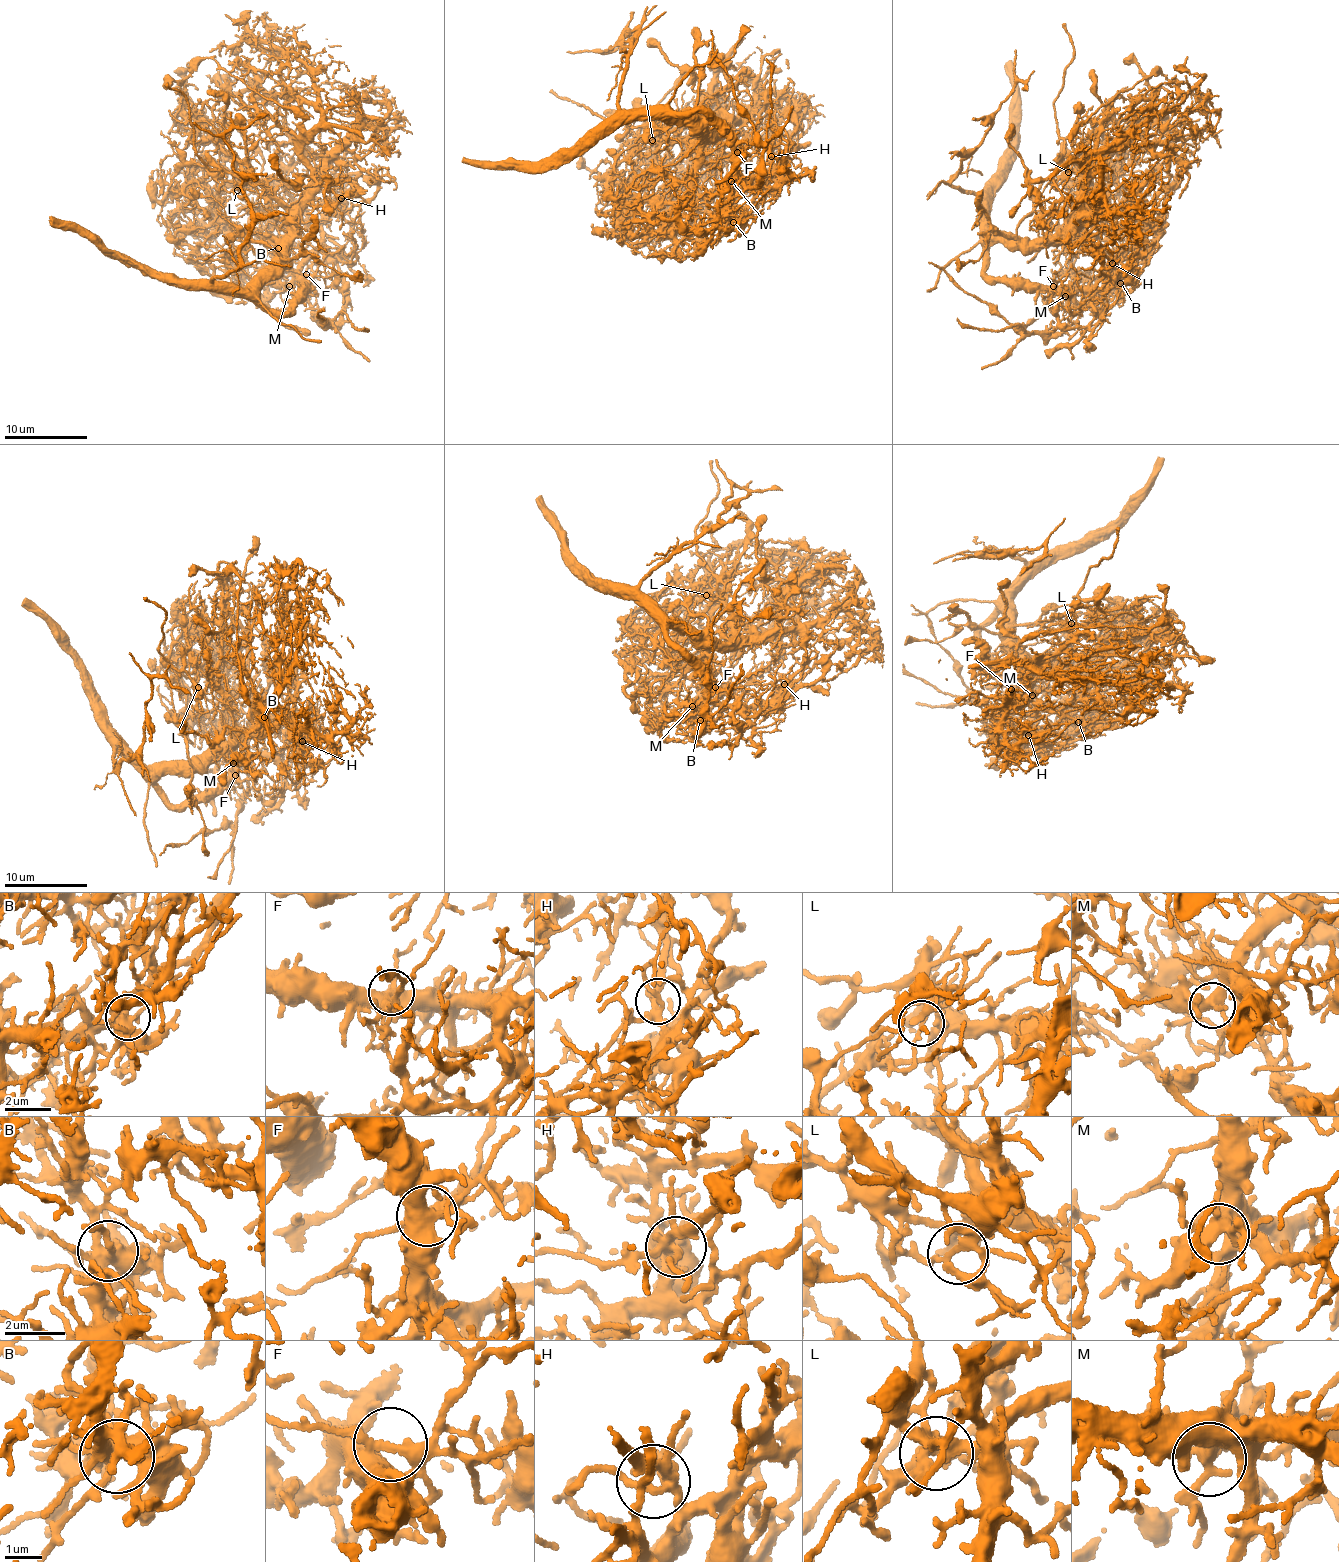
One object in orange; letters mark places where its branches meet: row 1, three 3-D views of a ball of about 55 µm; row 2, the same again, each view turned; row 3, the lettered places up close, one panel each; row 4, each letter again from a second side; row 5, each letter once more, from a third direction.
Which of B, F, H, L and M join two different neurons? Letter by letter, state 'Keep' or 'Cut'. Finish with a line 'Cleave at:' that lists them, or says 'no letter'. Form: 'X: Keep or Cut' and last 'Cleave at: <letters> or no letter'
B: Keep
F: Keep
H: Keep
L: Keep
M: Keep
Cleave at: no letter

